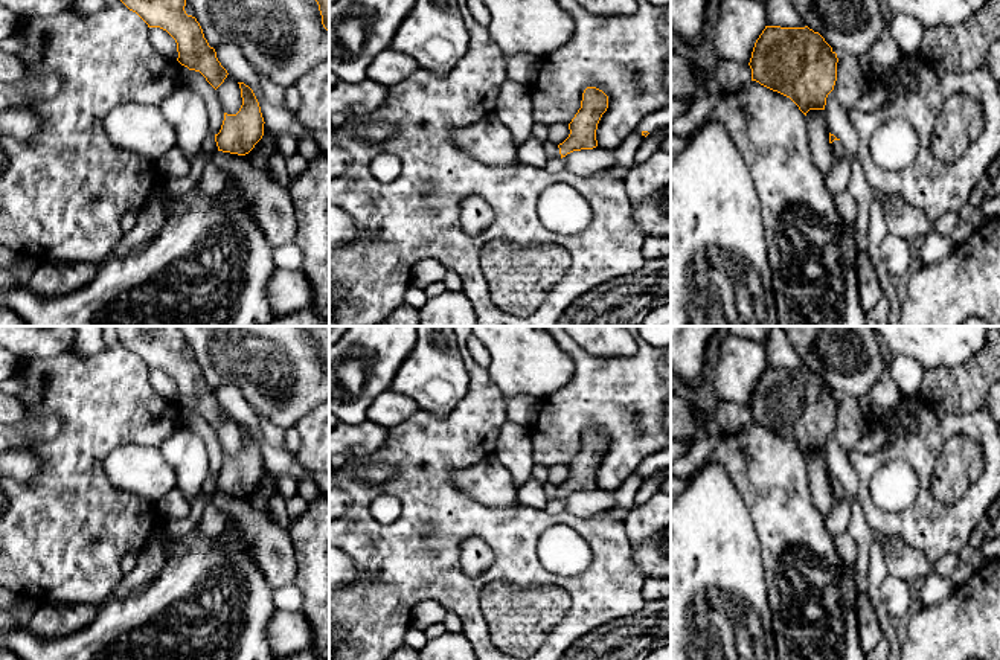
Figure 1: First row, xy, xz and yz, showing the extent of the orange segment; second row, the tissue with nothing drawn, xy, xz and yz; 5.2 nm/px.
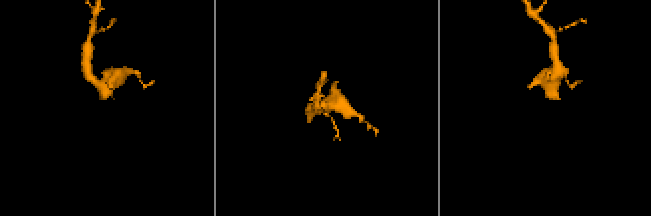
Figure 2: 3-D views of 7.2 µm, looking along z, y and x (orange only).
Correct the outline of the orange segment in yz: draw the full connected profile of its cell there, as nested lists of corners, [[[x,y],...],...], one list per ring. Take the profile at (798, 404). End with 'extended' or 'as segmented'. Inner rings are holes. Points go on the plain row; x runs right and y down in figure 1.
[[[765,367],[748,407],[752,422],[790,439],[806,457],[809,451],[825,451],[837,404],[832,389],[808,367]]]; as segmented

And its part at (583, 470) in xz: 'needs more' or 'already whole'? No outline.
needs more

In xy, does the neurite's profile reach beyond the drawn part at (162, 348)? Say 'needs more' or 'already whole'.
already whole

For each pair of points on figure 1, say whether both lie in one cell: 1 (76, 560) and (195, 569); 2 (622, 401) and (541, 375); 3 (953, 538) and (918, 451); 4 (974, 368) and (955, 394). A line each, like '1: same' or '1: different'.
1: different
2: different
3: same
4: same

